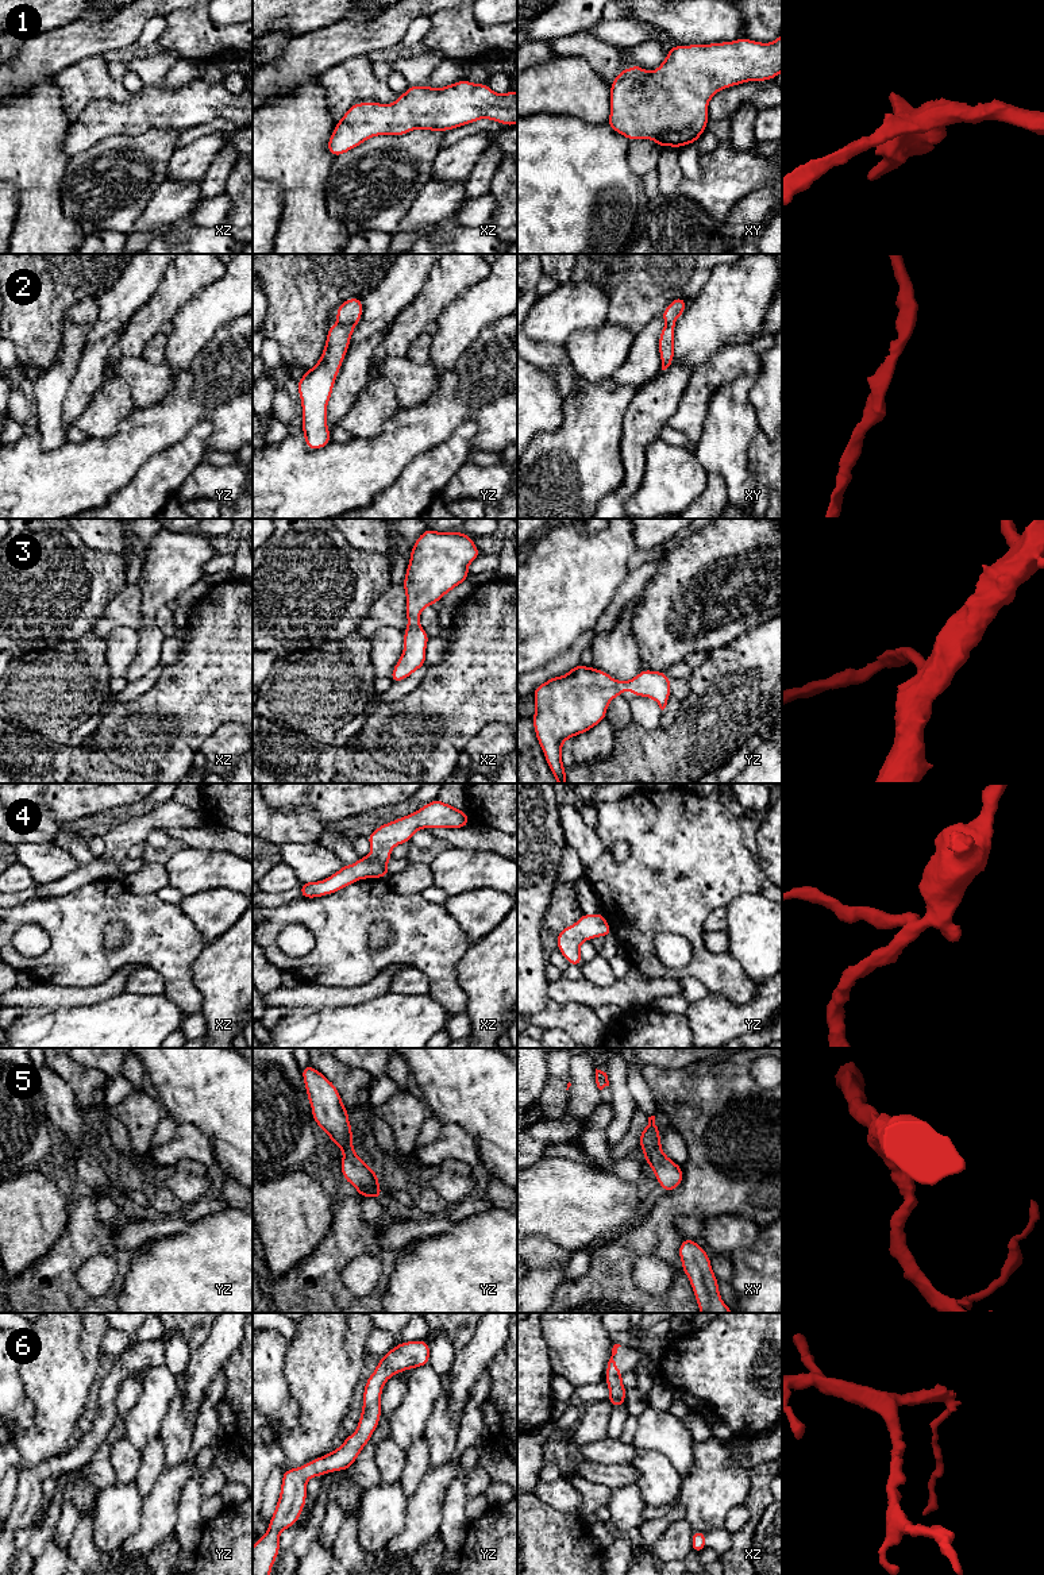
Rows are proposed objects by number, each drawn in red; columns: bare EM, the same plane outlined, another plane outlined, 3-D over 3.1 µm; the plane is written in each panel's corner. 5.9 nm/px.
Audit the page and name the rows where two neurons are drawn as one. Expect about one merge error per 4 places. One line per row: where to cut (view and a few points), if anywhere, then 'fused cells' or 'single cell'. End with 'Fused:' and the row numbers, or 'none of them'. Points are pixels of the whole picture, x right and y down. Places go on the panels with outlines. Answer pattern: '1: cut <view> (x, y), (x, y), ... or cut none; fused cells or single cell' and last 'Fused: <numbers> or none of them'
1: cut none; single cell
2: cut none; single cell
3: cut none; single cell
4: cut none; single cell
5: cut none; single cell
6: cut none; single cell
Fused: none of them

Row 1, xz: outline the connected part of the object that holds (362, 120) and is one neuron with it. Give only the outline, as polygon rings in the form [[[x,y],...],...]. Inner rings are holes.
[[[467,80],[456,81],[444,88],[411,85],[393,104],[377,101],[355,103],[336,123],[327,150],[339,157],[367,139],[377,135],[405,135],[412,130],[448,131],[479,119],[490,119],[502,126],[517,124],[517,92],[511,89],[505,95],[493,92],[488,84],[473,84]]]

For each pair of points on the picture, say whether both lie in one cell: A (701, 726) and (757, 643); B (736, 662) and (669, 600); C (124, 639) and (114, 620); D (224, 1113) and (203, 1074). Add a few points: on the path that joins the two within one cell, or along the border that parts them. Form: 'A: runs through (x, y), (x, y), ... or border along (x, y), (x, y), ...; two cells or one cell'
A: runs through (721, 705), (725, 689), (748, 663); one cell
B: border along (747, 630), (734, 640), (708, 654); two cells
C: border along (137, 630), (116, 627), (106, 638); two cells
D: runs through (224, 1104), (224, 1098), (210, 1083); one cell

